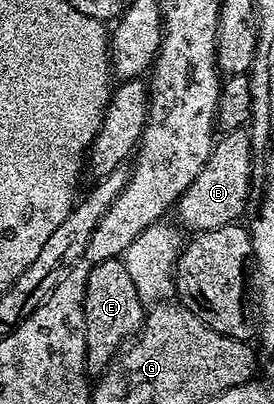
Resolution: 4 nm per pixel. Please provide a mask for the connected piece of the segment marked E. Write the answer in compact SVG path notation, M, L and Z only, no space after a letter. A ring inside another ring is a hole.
M123 258L103 259L100 263L91 264L84 294L84 362L87 370L103 372L126 341L139 332L145 314L145 304L130 281L130 273L126 273Z

